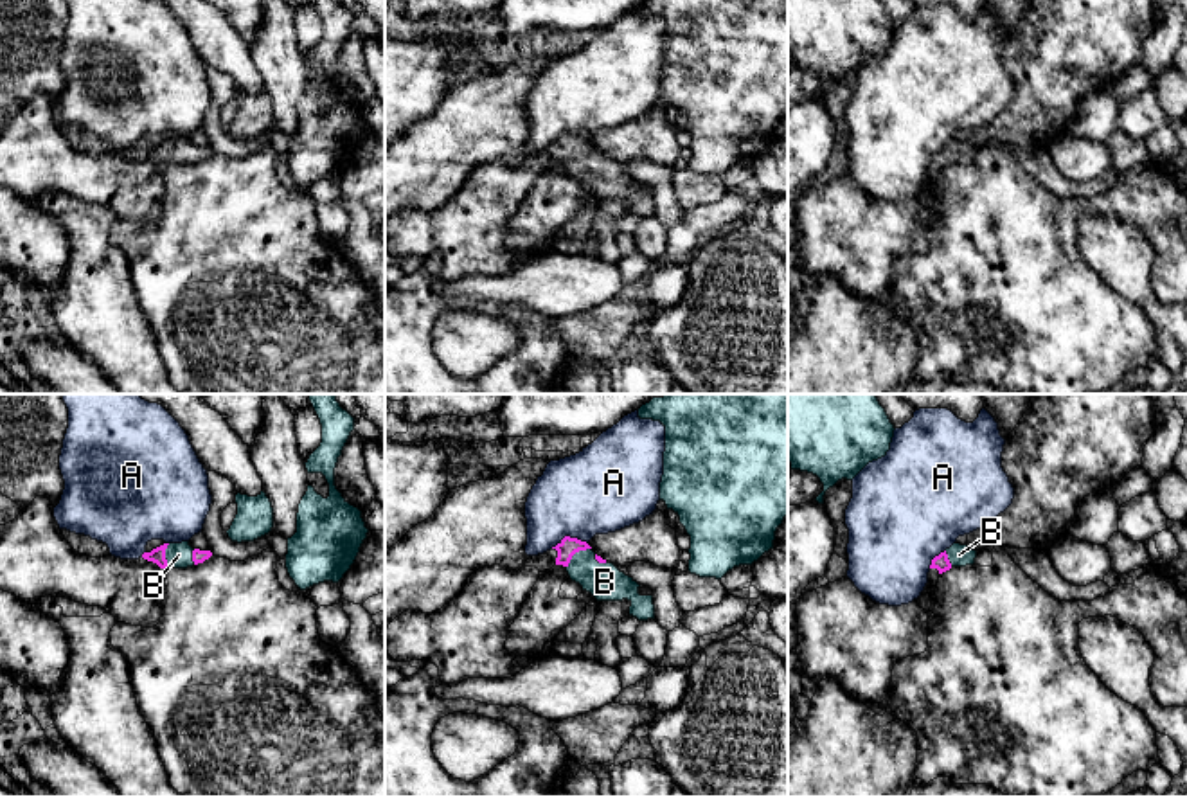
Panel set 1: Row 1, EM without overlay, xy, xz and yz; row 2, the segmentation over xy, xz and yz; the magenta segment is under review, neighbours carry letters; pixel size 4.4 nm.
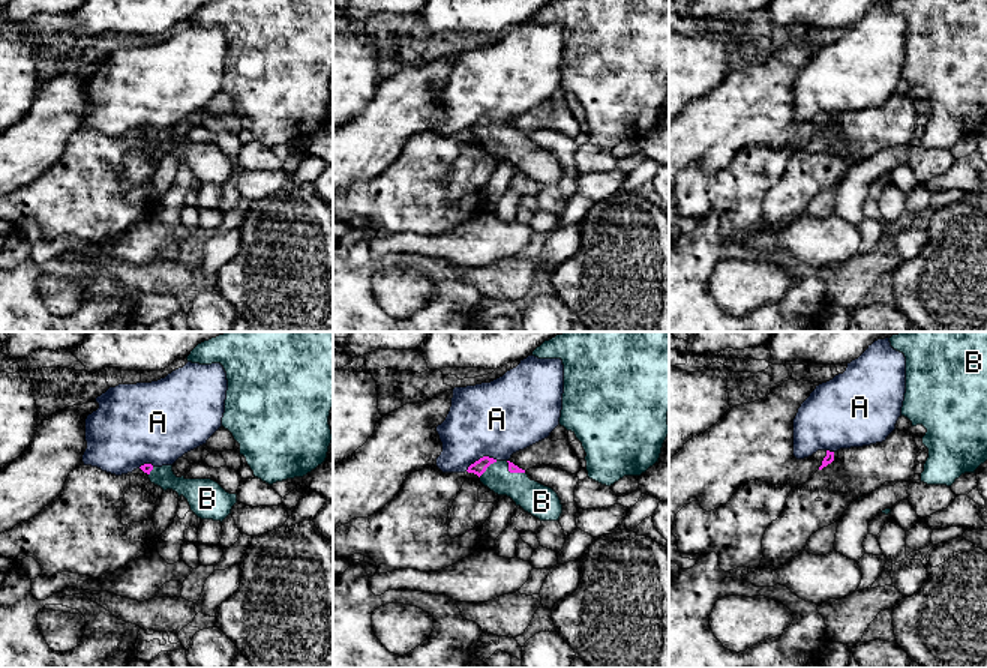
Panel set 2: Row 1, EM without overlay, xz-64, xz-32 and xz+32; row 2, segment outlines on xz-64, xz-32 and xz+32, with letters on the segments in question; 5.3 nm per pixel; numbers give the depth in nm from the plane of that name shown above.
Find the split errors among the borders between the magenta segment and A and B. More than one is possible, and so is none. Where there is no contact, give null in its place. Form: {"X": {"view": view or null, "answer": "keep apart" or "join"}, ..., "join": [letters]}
{"A": {"view": "xz", "answer": "keep apart"}, "B": {"view": "xz", "answer": "join"}, "join": ["B"]}

